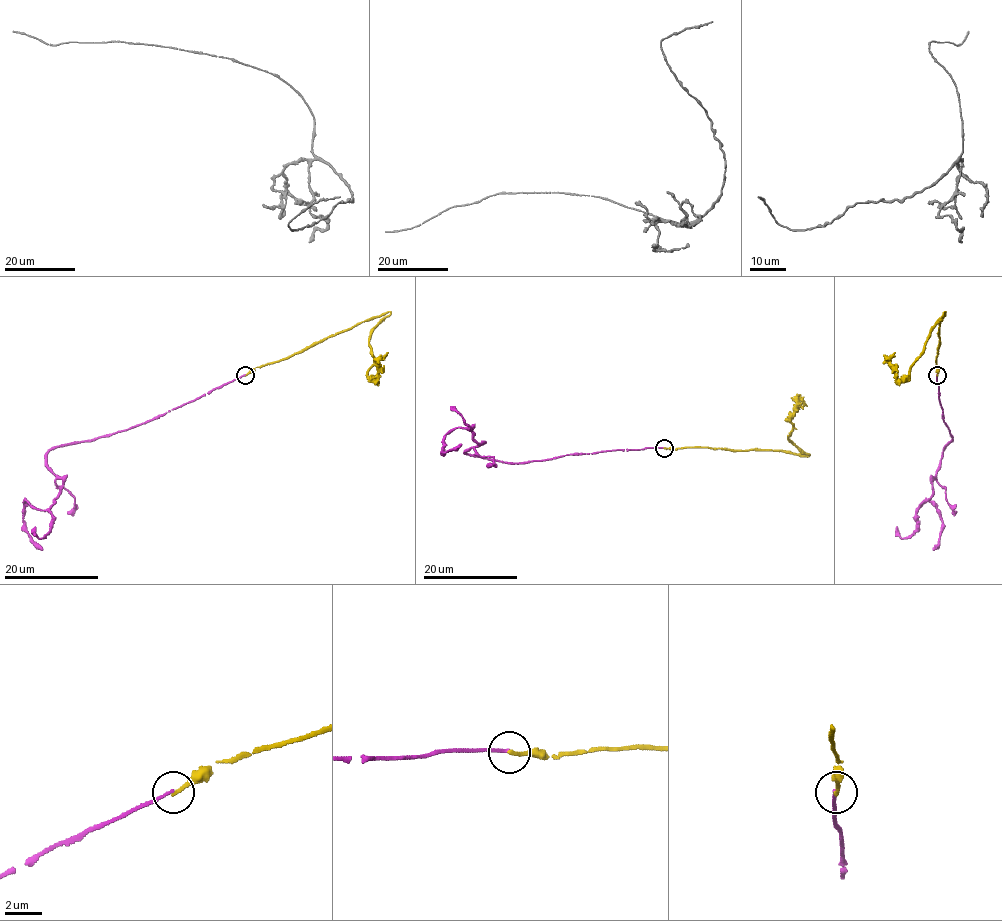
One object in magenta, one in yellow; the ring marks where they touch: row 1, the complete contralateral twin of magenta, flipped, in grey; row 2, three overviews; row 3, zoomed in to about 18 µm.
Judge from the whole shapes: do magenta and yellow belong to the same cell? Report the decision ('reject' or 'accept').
reject

